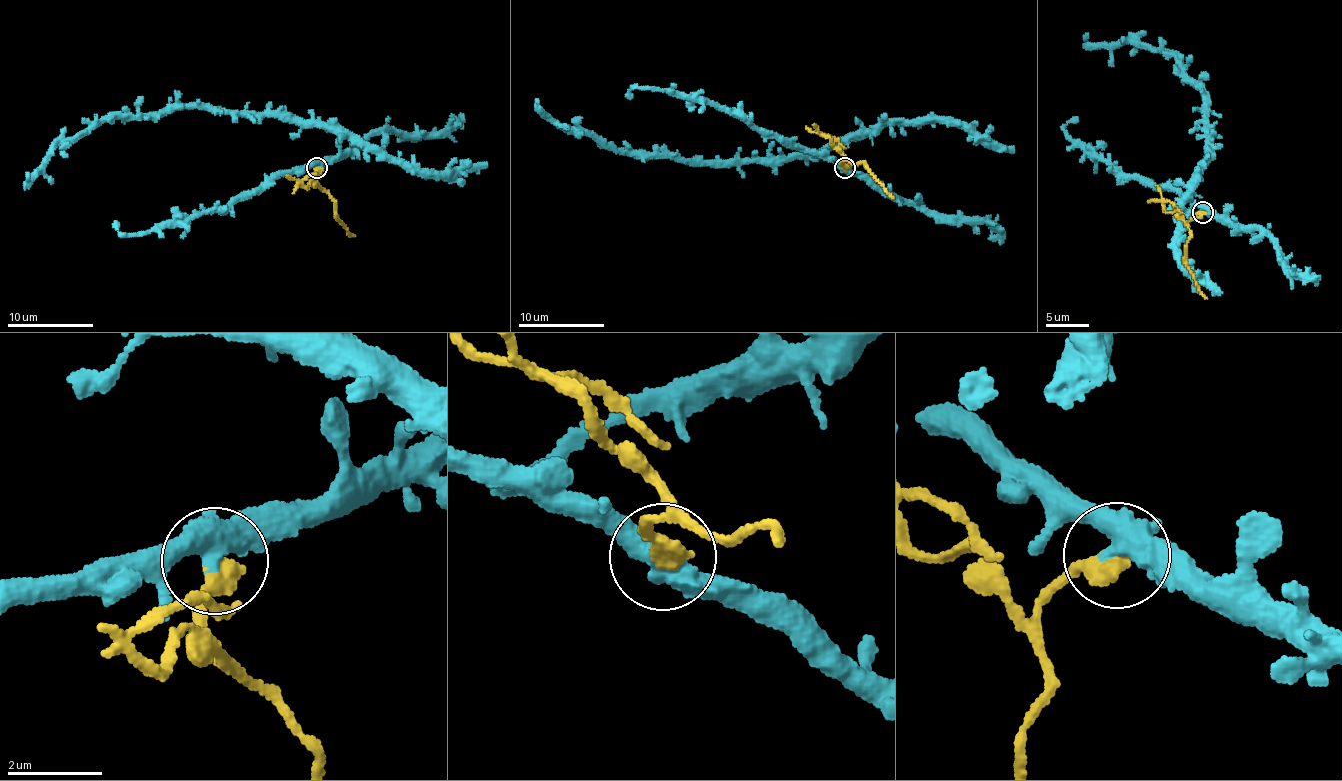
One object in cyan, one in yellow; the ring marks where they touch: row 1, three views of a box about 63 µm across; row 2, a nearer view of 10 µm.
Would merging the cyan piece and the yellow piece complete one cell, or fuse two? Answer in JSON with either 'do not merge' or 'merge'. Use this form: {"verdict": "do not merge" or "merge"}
{"verdict": "do not merge"}

